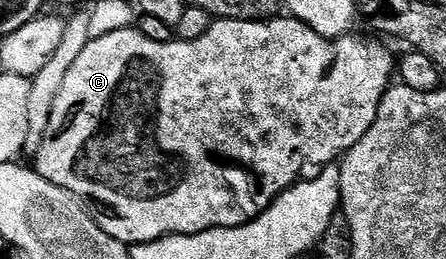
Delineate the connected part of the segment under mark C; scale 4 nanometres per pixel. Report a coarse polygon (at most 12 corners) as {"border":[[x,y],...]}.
{"border":[[90,39],[35,169],[120,243],[241,227],[371,129],[381,43]]}

